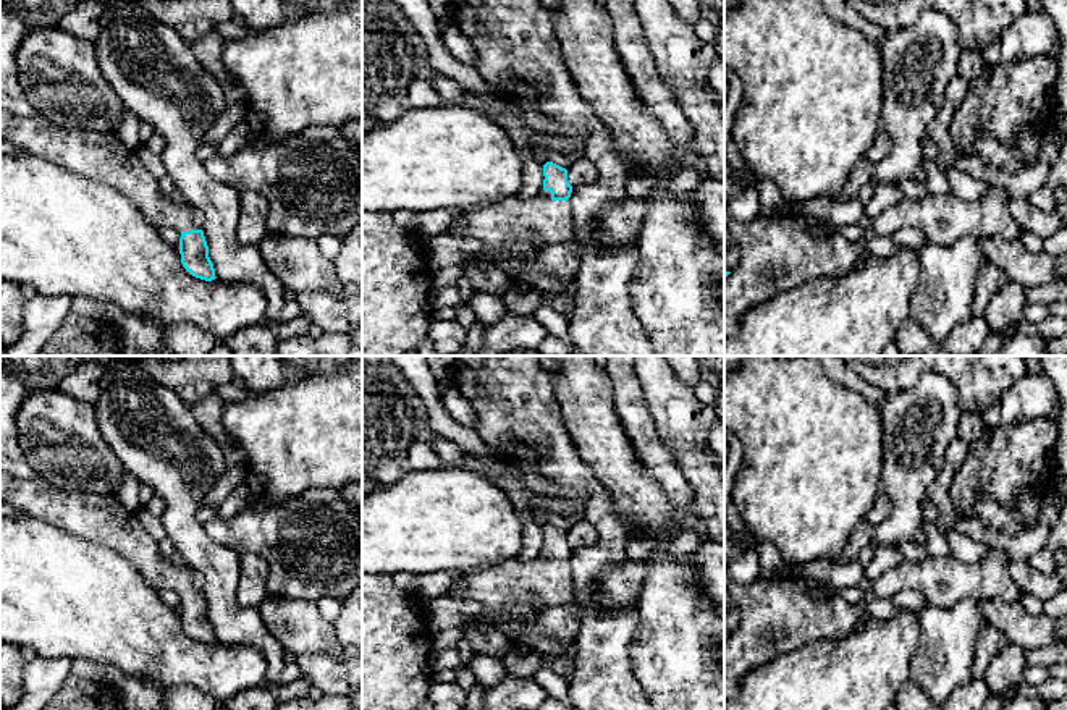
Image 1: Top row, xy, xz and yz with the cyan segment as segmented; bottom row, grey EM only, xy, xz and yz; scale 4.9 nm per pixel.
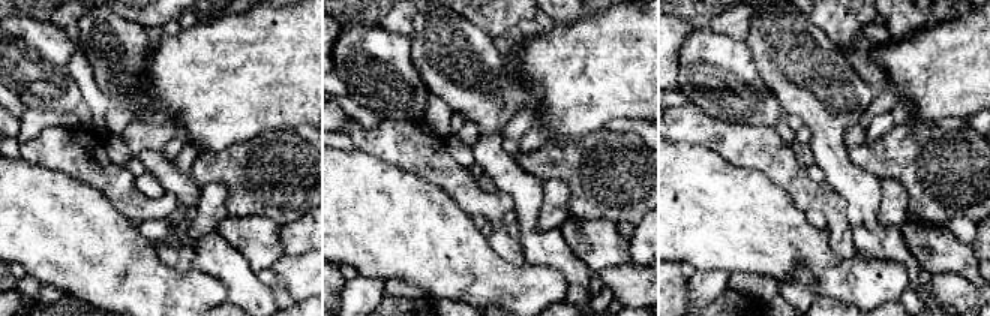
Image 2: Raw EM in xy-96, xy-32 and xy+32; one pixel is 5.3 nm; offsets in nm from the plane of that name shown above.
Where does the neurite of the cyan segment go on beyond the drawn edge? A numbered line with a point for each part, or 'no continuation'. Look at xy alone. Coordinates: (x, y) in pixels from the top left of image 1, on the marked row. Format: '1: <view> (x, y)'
1: xy (99, 156)

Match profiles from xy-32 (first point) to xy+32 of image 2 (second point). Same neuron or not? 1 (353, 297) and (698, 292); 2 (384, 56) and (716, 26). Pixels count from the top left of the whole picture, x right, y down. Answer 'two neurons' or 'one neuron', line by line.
1: one neuron
2: two neurons

